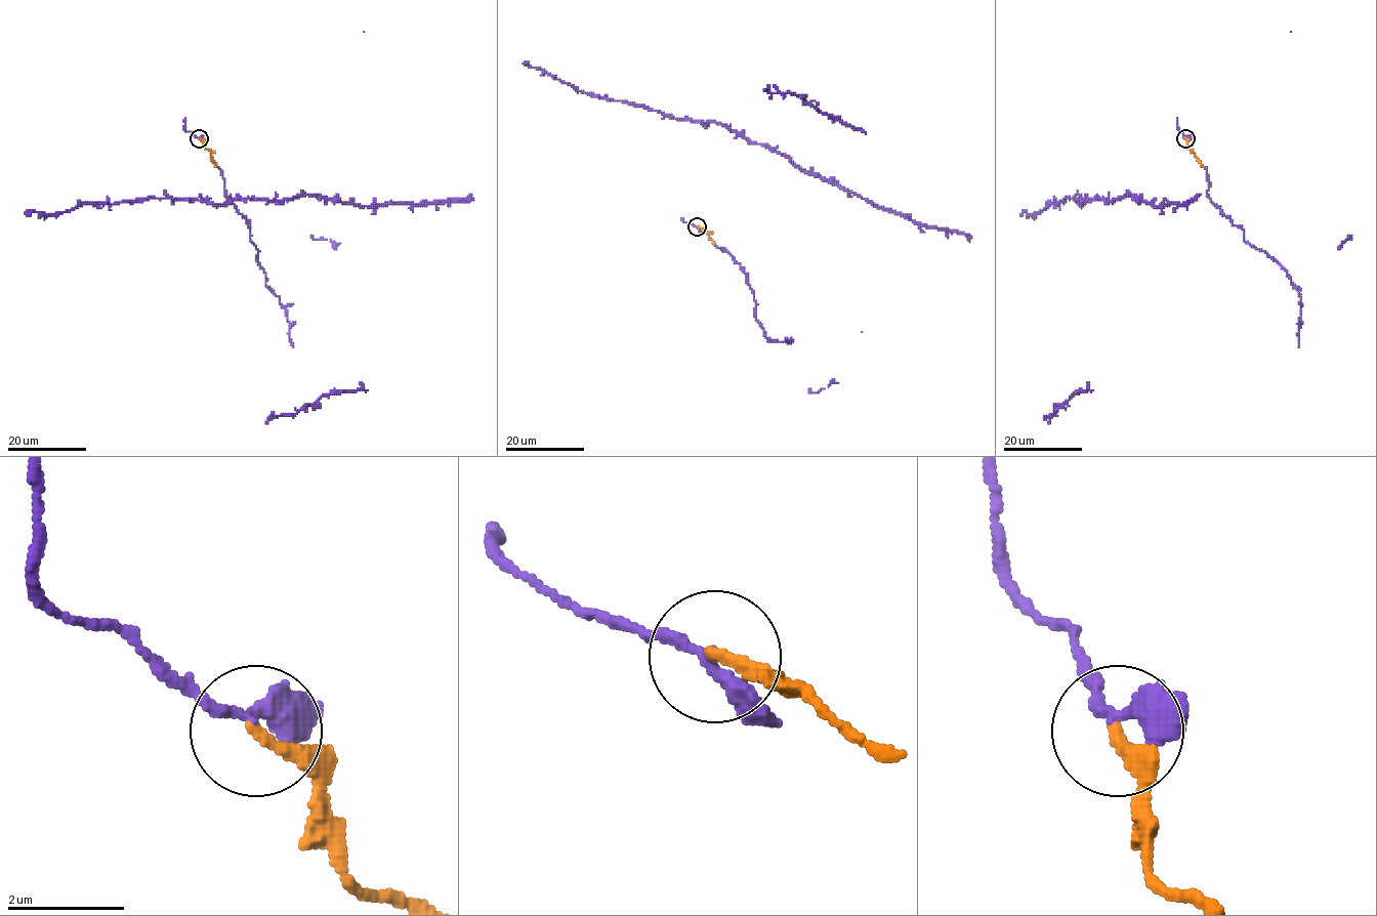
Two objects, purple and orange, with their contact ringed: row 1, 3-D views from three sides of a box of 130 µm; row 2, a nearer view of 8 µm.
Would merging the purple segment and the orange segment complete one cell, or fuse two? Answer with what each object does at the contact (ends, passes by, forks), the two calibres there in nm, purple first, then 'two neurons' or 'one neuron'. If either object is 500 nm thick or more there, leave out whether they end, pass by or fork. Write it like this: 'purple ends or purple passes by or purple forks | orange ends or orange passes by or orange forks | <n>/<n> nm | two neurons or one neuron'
purple passes by | orange ends | 200/240 nm | one neuron

